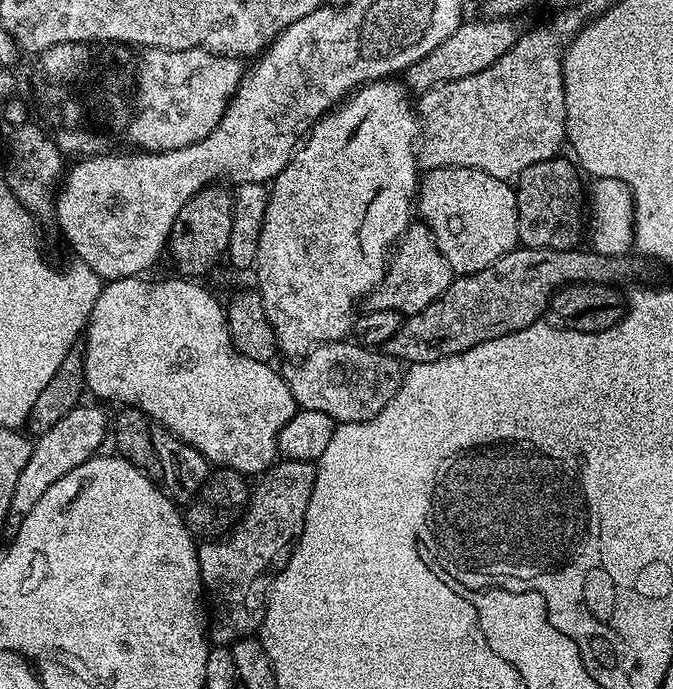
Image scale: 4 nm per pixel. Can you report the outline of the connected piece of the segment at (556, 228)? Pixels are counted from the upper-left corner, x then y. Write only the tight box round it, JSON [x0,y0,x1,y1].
[515,159,586,250]

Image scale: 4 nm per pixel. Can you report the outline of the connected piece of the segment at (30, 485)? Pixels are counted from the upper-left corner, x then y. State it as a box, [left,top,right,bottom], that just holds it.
[7,404,110,530]

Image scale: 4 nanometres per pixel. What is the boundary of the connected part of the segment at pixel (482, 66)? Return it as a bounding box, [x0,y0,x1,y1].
[402,18,521,94]

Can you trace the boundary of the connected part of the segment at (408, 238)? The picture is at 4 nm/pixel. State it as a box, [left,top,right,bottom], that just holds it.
[366,222,453,318]

